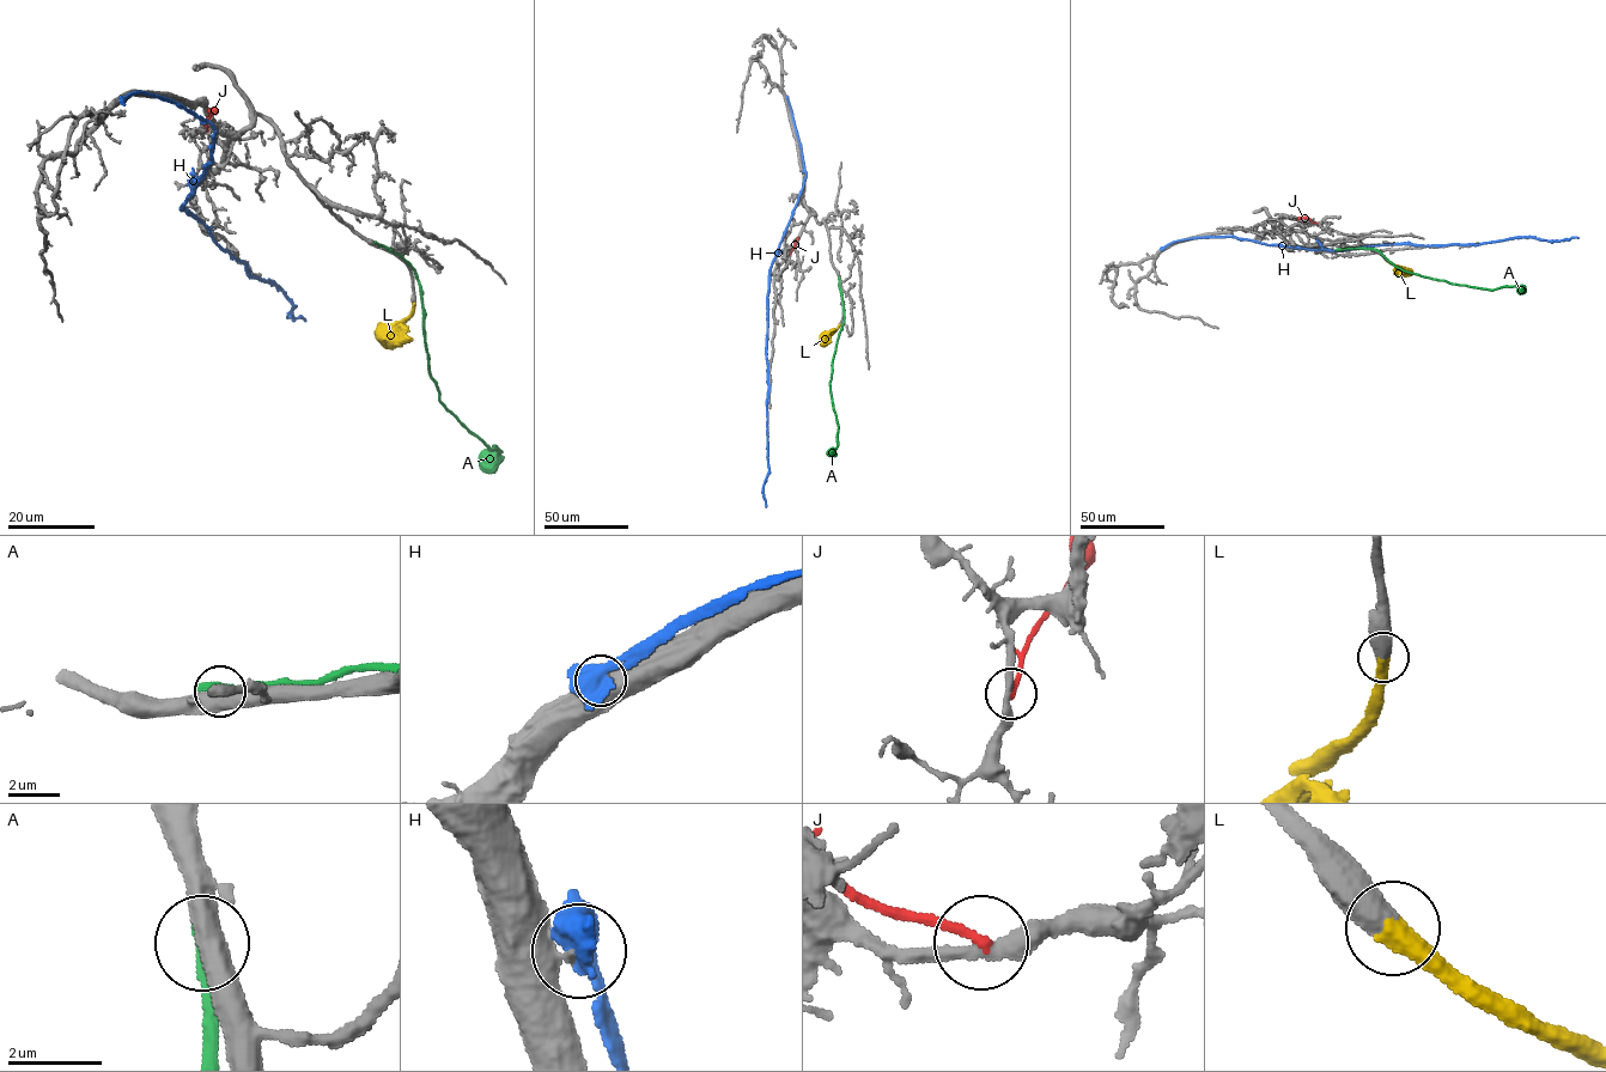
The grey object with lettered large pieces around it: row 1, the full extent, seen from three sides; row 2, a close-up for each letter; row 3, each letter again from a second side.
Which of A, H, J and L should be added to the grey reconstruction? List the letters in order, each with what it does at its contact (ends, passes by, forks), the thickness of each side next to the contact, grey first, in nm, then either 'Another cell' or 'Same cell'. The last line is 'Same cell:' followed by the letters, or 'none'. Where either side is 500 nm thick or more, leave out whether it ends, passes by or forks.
A: Thickness 500 nm (grey) against 440 nm. Another cell
H: Thickness 500 nm (grey) against 480 nm. Another cell
J: It ends there. Thickness 320 nm (grey) against 190 nm. Another cell
L: Thickness 600 nm (grey) against 480 nm. Same cell
Same cell: L

